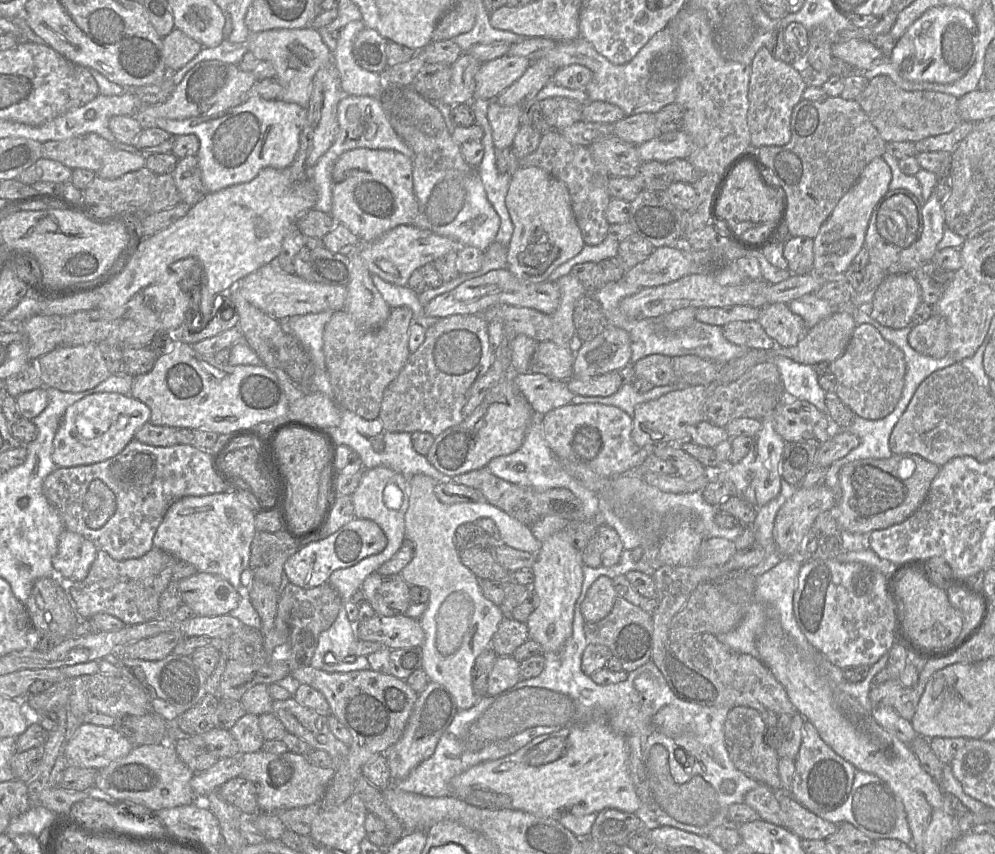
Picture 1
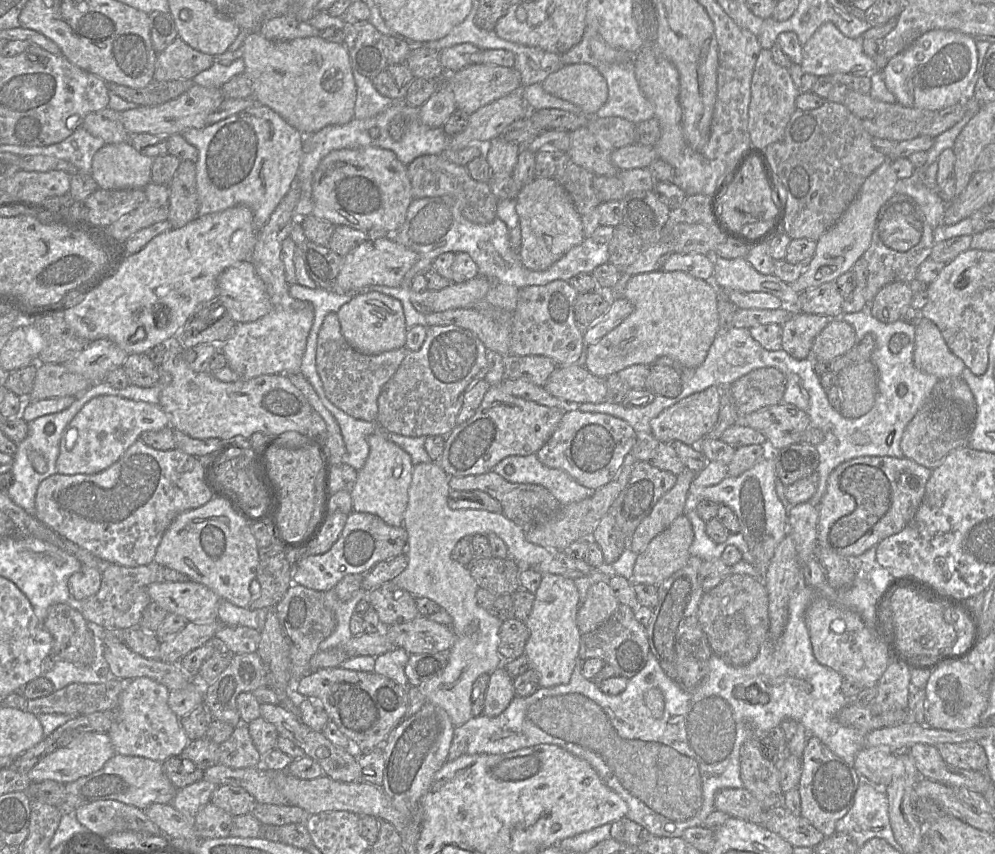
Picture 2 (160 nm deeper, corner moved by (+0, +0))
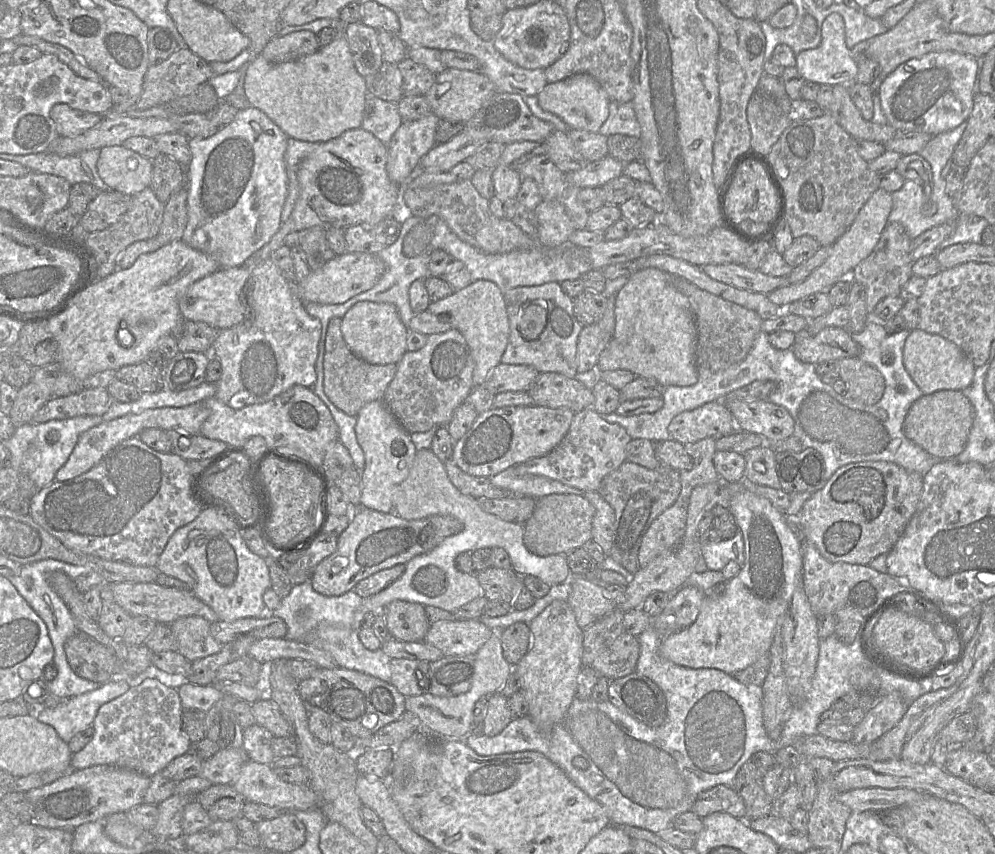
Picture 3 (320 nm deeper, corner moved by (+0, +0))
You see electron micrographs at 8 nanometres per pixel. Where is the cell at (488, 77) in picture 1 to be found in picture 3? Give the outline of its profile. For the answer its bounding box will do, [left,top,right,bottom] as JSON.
[425,68,496,123]

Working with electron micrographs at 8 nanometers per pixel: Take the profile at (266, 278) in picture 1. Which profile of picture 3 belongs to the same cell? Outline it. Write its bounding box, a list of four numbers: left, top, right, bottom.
[180,265,250,329]

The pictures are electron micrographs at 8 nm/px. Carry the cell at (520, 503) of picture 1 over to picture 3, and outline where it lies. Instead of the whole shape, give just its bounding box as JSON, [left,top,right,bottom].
[444,459,517,499]

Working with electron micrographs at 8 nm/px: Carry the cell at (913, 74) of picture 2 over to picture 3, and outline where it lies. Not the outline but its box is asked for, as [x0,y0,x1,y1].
[878,51,978,136]

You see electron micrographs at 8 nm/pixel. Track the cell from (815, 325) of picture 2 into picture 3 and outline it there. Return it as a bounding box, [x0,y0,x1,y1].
[791,327,860,365]

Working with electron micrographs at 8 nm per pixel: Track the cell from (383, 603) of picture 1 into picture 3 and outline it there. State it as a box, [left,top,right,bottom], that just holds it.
[383,600,430,642]

